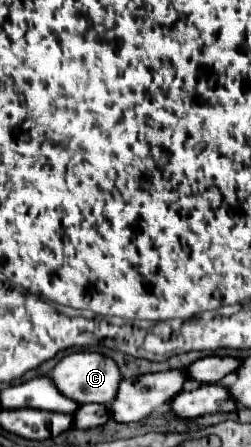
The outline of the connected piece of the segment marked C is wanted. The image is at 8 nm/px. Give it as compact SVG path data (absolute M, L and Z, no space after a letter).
M96 352L68 354L52 370L52 382L58 388L58 392L74 400L76 404L88 404L88 402L110 404L110 400L114 400L114 392L120 380L122 376L118 376L118 366L114 366L114 360Z

